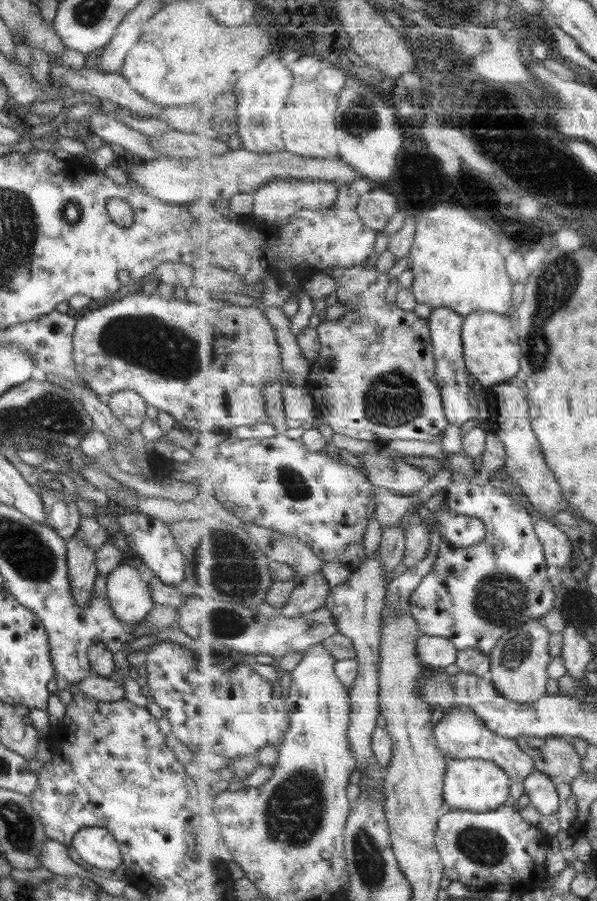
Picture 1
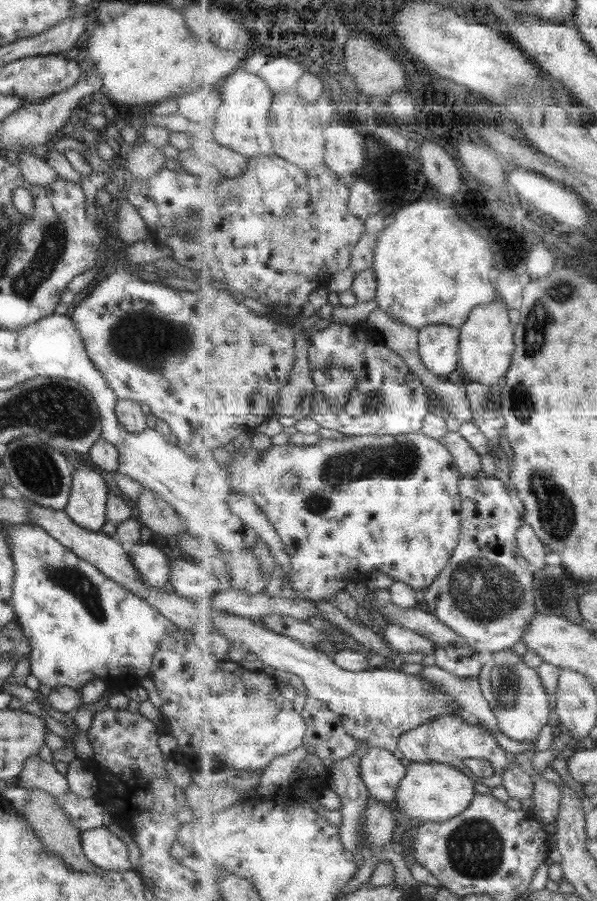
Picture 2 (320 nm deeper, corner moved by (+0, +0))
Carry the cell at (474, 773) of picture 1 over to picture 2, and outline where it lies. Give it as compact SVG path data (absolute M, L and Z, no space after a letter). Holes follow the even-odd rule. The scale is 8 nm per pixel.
M408 763L407 775L398 786L394 802L397 813L402 812L416 826L424 822L446 821L470 807L475 798L475 780L463 771L443 763Z

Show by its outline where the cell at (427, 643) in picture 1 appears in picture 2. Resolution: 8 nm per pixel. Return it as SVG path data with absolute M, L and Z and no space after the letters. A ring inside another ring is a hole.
M388 623L382 628L382 633L388 644L399 654L417 654L417 655L434 655L437 647L433 640L429 640L414 632L404 628L399 624Z

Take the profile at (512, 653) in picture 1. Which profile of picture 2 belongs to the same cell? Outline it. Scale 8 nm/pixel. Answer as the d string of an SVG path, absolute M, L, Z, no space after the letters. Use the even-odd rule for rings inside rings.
M510 649L493 653L491 660L481 669L478 680L491 708L499 721L503 734L519 742L537 742L543 726L549 722L549 696L538 669L525 665L523 656L517 656Z

